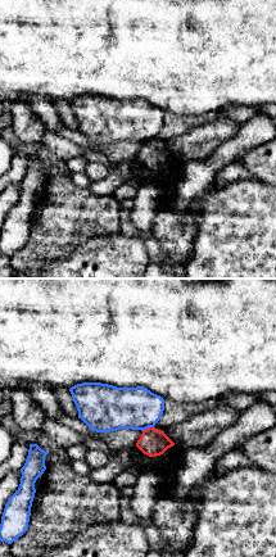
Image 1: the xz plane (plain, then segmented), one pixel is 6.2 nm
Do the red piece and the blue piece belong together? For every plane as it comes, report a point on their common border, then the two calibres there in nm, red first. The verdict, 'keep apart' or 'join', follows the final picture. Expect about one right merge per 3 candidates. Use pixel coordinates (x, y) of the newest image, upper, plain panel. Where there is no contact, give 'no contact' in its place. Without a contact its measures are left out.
(149, 140) | 170/260 nm

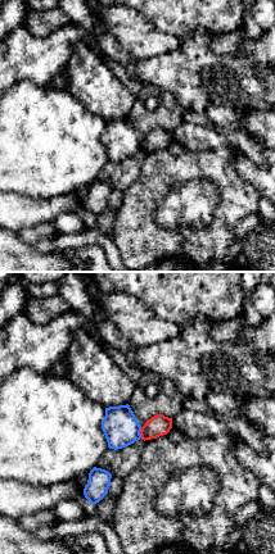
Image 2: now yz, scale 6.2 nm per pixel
(140, 145) | 130/220 nm

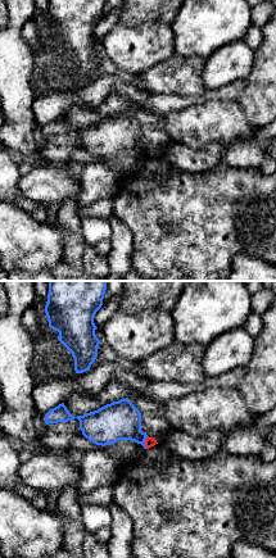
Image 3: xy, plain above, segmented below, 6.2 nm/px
(145, 155) | 60/240 nm

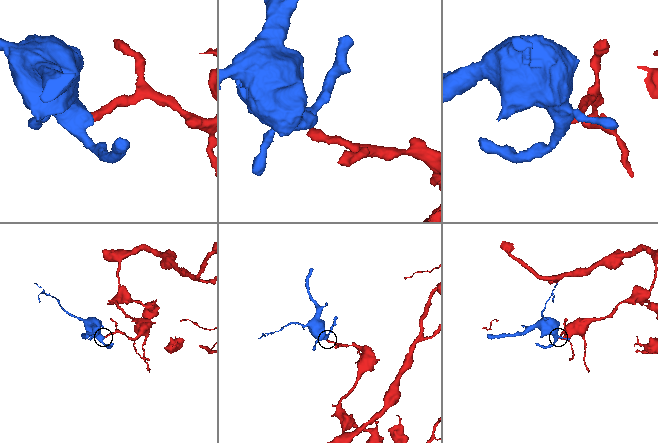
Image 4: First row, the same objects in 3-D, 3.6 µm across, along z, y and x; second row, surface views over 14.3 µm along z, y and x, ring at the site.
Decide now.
keep apart

